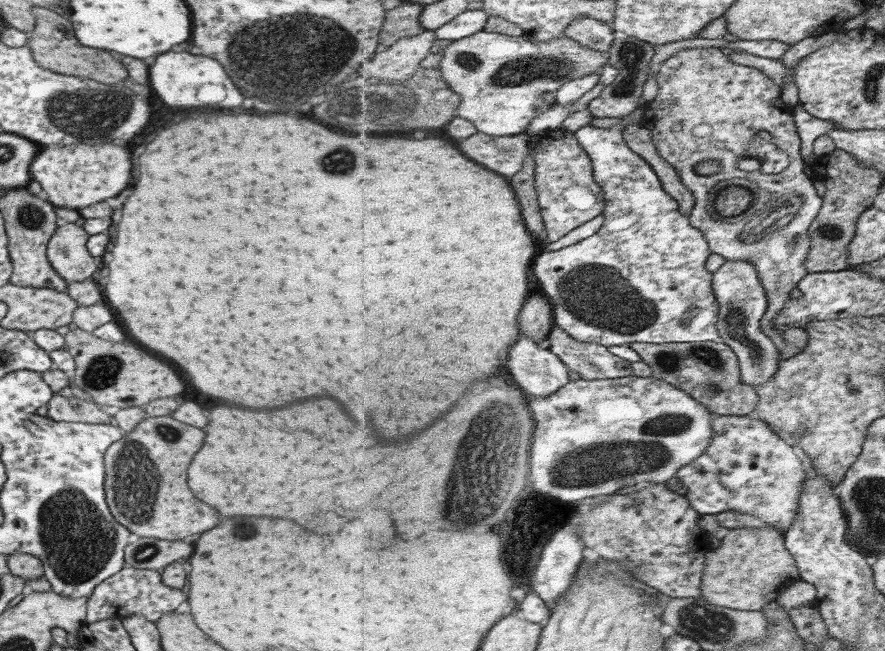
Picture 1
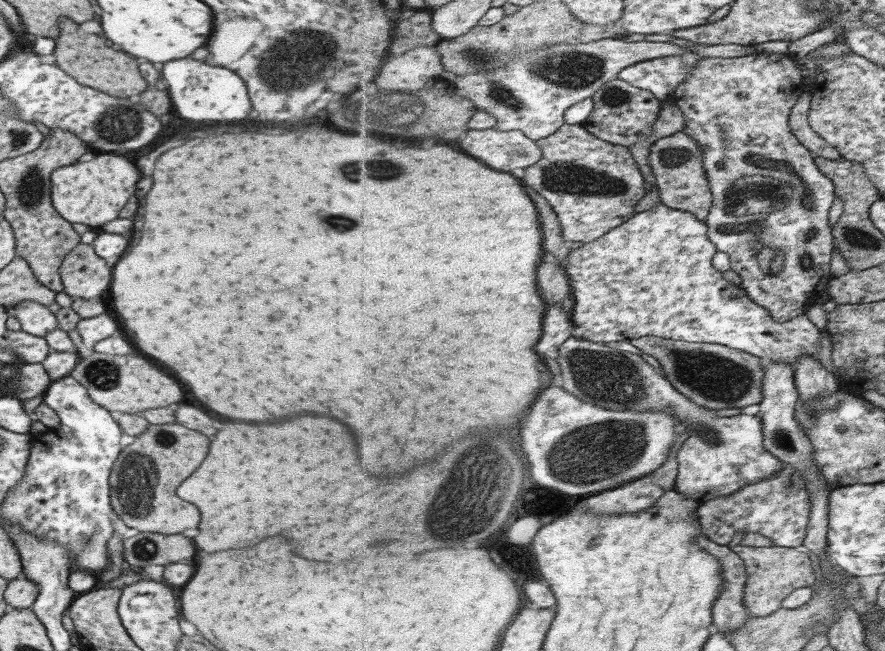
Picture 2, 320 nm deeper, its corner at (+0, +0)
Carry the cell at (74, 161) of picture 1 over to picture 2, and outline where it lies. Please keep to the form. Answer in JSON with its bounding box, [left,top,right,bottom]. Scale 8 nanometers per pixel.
[50,152,139,230]

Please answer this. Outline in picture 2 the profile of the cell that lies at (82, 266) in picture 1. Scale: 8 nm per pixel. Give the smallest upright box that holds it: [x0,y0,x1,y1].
[58,243,111,298]

